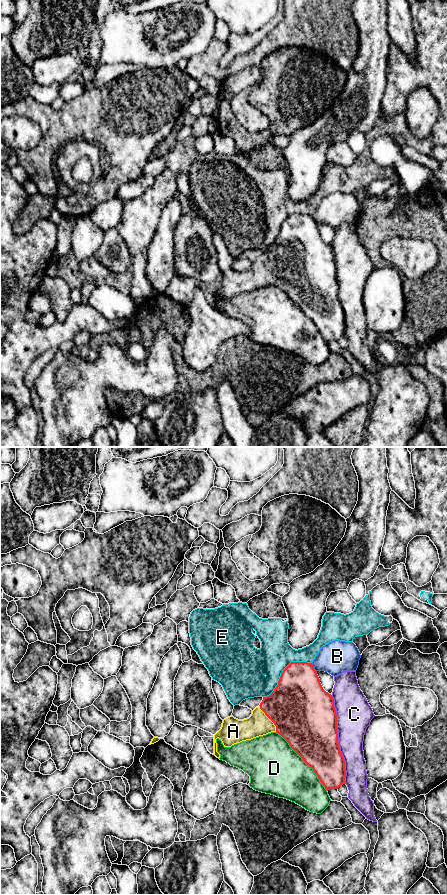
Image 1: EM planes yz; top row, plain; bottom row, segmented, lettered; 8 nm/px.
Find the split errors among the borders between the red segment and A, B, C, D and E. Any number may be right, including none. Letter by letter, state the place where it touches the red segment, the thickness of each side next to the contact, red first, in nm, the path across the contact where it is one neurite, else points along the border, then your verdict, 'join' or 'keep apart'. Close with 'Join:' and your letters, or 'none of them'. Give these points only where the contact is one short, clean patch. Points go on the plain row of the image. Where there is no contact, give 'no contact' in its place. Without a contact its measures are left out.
A: contact yz (268, 269); calibres 460 and 190 nm; way yz (297, 258), (268, 269), (258, 276); join
B: contact yz (313, 219); calibres 380 and 260 nm; keep apart
C: contact yz (337, 291); calibres 440 and 280 nm; keep apart
D: contact yz (303, 312); calibres 420 and 420 nm; keep apart
E: contact yz (283, 223); calibres 400 and 260 nm; keep apart
Join: A

